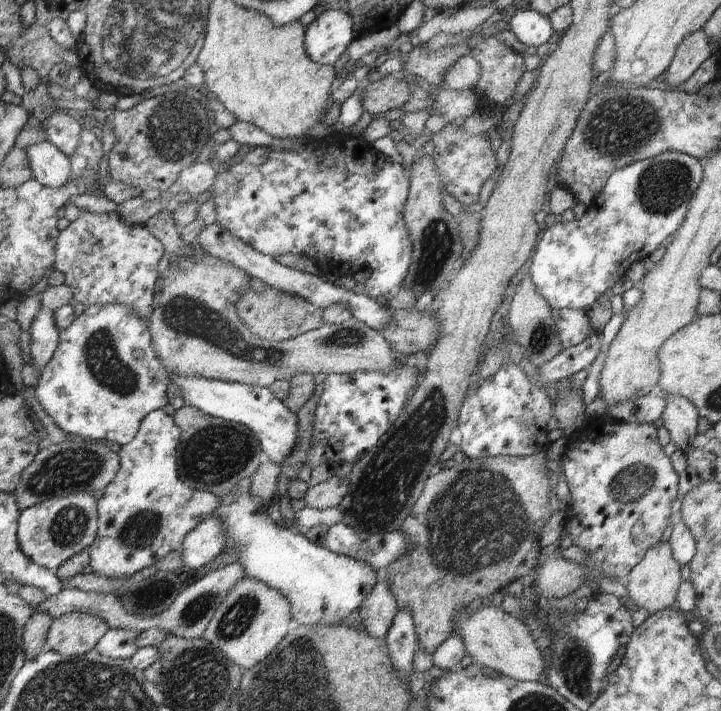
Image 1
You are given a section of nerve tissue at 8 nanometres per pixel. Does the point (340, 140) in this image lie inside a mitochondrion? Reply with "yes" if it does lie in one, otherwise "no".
no

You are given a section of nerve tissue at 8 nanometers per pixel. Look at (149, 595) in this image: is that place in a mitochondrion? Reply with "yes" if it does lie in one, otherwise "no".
no

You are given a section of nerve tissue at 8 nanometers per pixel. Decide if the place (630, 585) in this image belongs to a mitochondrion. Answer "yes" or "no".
no

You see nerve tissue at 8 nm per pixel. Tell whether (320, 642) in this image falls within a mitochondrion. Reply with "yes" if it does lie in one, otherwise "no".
no

